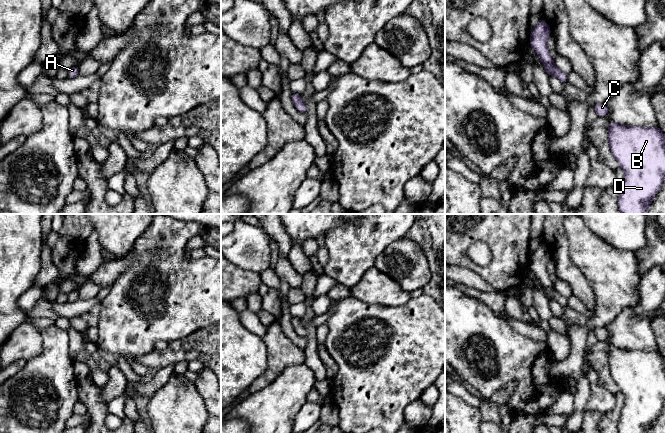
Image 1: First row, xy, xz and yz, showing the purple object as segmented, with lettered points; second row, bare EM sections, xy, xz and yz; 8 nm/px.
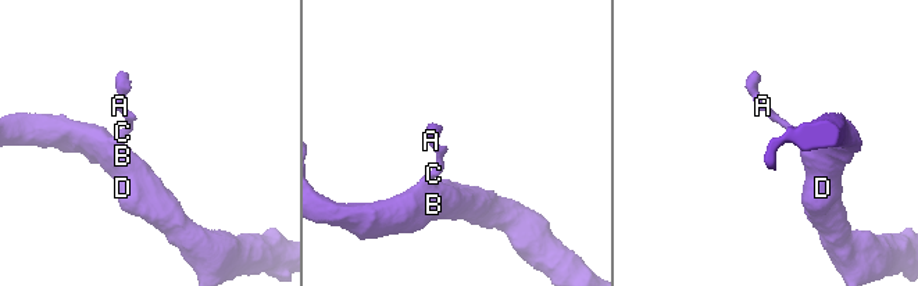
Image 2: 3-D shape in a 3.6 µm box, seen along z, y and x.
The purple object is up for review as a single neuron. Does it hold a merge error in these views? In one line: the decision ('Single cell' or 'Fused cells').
Single cell

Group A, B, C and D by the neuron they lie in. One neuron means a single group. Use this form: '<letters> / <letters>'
A B C D

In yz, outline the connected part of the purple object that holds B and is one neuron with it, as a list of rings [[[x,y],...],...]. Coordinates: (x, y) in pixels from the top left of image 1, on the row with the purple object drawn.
[[[613,119],[608,126],[610,150],[625,176],[618,197],[622,214],[646,214],[665,177],[665,136],[660,127],[627,126]]]

